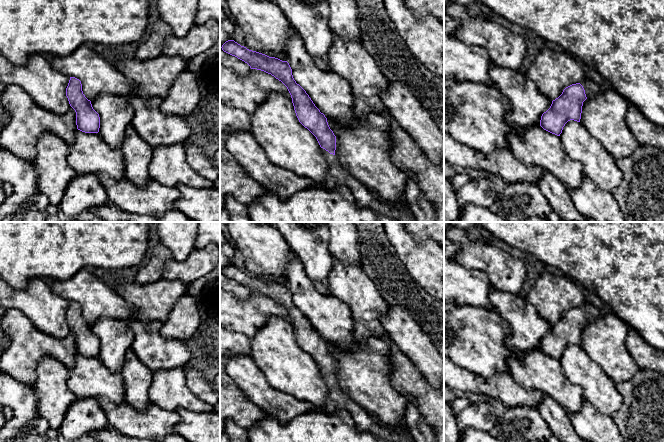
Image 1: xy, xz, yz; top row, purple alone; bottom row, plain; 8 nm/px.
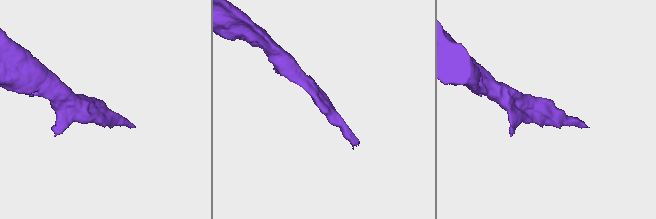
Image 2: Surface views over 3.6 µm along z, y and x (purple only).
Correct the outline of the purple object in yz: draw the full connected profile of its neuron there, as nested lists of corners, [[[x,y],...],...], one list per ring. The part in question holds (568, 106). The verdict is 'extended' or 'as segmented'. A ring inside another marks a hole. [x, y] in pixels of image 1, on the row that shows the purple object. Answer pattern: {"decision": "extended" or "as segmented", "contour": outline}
{"decision": "extended", "contour": [[[586,78],[581,83],[566,87],[562,94],[552,101],[550,108],[542,114],[540,126],[544,130],[560,136],[568,121],[580,122],[583,102],[608,87],[608,85],[599,85]]]}

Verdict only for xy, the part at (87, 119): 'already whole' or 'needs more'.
already whole

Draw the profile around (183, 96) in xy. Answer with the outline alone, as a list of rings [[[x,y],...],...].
[[[189,69],[178,75],[168,94],[161,100],[163,114],[185,118],[200,102],[200,89],[197,76]]]

